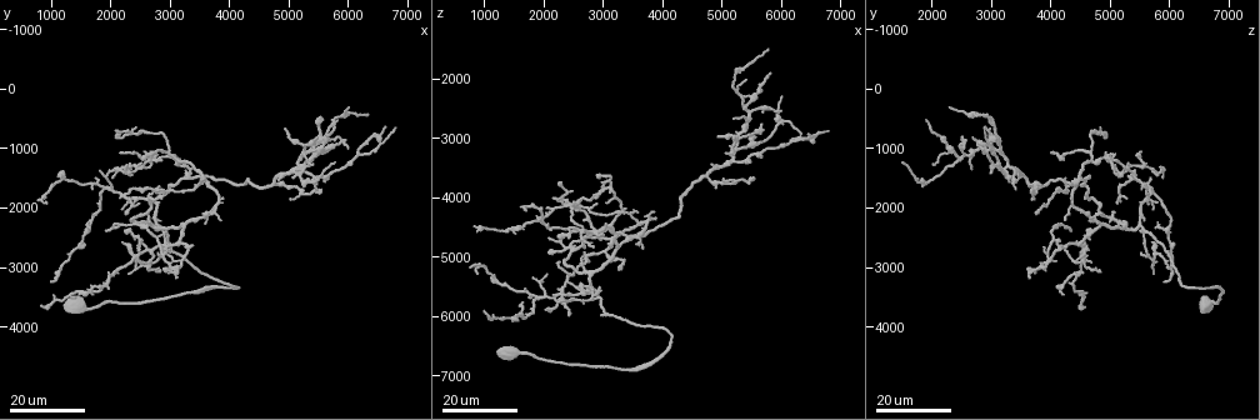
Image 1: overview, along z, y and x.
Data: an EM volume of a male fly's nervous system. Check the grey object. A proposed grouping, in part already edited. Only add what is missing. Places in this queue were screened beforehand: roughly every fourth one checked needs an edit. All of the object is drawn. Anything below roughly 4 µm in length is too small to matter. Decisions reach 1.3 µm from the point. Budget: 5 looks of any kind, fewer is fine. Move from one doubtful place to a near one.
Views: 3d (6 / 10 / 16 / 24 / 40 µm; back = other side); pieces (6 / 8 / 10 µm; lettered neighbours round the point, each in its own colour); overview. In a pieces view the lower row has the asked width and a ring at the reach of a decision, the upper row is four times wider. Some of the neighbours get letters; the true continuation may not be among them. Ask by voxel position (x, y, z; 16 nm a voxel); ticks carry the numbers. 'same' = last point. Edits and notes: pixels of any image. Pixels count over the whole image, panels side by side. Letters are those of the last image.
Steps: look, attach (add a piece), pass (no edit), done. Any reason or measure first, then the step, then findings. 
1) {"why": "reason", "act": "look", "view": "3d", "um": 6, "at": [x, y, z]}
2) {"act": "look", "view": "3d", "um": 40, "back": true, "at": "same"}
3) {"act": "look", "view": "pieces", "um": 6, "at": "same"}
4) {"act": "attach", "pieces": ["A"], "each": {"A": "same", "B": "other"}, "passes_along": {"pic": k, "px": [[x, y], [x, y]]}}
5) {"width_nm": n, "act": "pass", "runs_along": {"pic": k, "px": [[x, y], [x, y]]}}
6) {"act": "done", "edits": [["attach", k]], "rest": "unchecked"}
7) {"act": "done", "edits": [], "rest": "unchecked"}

{"why": "branch stops here", "act": "look", "view": "3d", "um": 16, "at": [2900, 3050, 3650]}

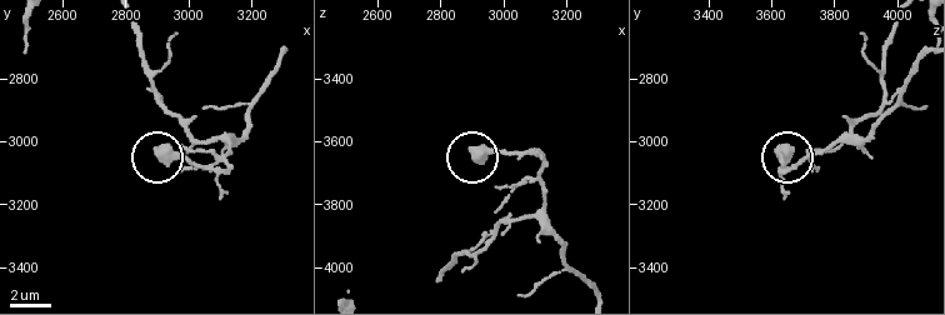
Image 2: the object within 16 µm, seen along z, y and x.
{"act": "look", "view": "pieces", "um": 8, "at": [2910, 3030, 3630]}

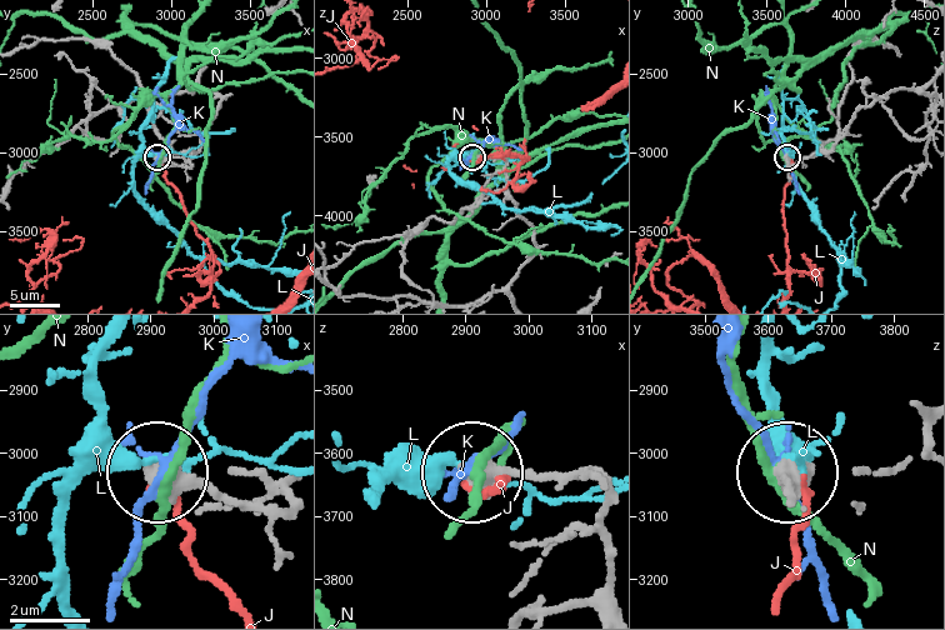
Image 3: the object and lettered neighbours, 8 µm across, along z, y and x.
{"act": "pass", "each": {"J": "other", "K": "other", "L": "other", "N": "other"}, "found": "no lettered piece goes on from it"}

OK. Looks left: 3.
{"why": "branch stops here", "act": "look", "view": "3d", "um": 24, "at": [3250, 1350, 5250]}

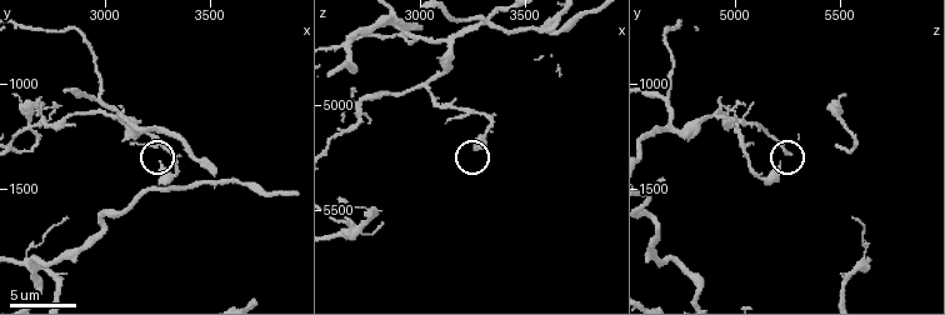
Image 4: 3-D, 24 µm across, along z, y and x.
{"why": "what lies round it", "act": "look", "view": "pieces", "um": 10, "at": [3260, 1370, 5220]}

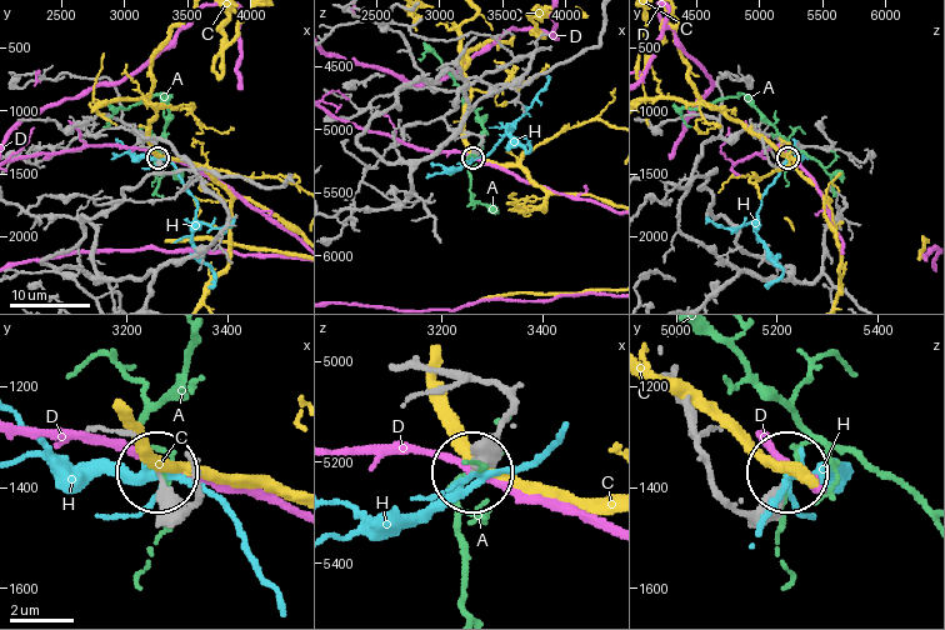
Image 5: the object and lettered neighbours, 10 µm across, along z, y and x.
{"act": "pass", "each": {"A": "other", "C": "other", "D": "other", "H": "other"}, "found": "no lettered piece goes on from it"}

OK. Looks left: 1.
{"act": "done", "edits": [], "rest": "unchecked"}

